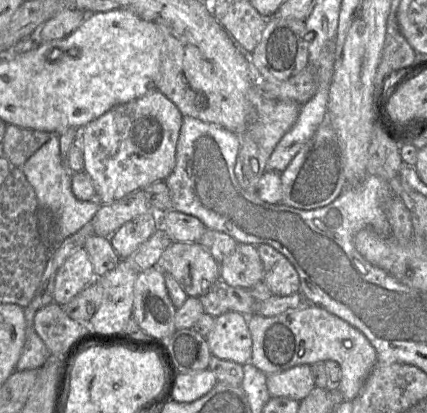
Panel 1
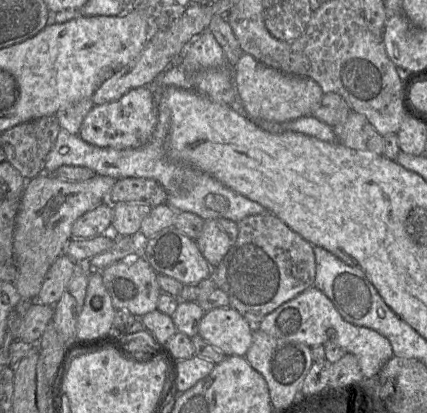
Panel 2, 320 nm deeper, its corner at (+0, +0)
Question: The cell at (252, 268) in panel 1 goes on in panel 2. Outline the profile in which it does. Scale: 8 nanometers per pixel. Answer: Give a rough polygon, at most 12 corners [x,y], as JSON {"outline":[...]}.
{"outline":[[204,221],[195,241],[215,268],[234,245],[236,222]]}

